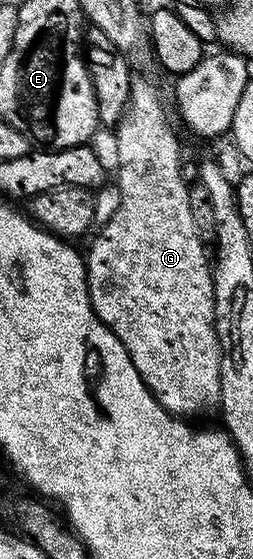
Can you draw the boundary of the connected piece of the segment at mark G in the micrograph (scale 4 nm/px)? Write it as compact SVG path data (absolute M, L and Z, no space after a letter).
M133 79L132 89L128 94L128 107L124 109L124 115L120 123L114 129L116 135L116 156L120 159L120 169L116 172L114 183L121 190L121 200L118 202L118 210L105 224L99 225L96 237L91 237L92 245L86 251L86 271L88 274L88 297L92 308L96 311L96 317L104 323L112 333L122 342L124 349L130 354L142 382L152 392L152 396L158 403L171 414L181 418L193 418L203 412L215 413L220 407L220 339L216 333L216 319L214 319L214 286L212 285L212 269L210 256L204 253L205 241L200 239L198 226L194 226L194 214L190 214L190 198L188 197L189 181L184 181L184 172L180 169L180 140L164 113L164 104L156 93L156 88L148 80Z

